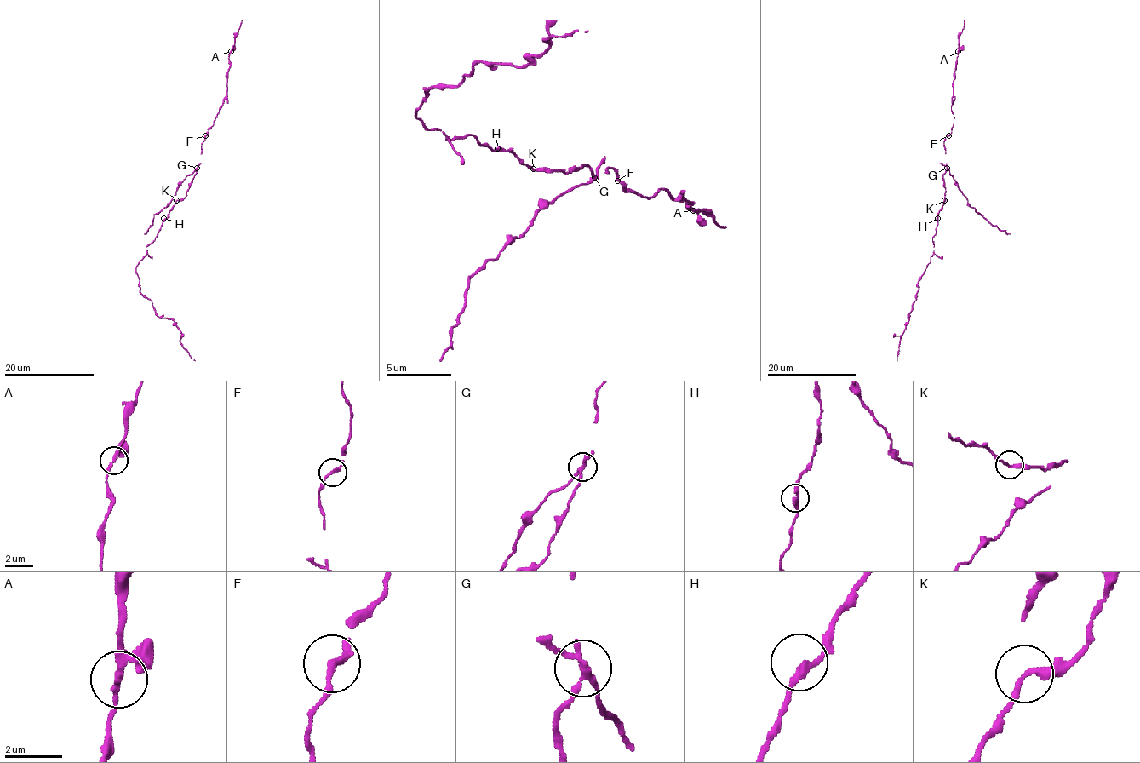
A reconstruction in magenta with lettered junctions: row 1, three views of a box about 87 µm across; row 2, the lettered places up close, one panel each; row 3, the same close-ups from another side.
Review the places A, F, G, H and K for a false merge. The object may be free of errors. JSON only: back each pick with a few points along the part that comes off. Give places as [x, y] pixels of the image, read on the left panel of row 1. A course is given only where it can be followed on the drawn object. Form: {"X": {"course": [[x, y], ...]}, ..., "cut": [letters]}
{"G": {"course": [[197, 168], [181, 182], [171, 202], [153, 216], [152, 224], [143, 234]]}, "cut": ["G"]}

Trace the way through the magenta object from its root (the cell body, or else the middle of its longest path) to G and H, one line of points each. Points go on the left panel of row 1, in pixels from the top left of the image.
G: (176, 202), (186, 195), (197, 168)
H: (176, 202), (169, 215), (163, 218)

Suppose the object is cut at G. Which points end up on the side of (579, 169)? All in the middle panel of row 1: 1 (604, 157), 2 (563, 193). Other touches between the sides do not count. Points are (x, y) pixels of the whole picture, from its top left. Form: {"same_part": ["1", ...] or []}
{"same_part": []}

